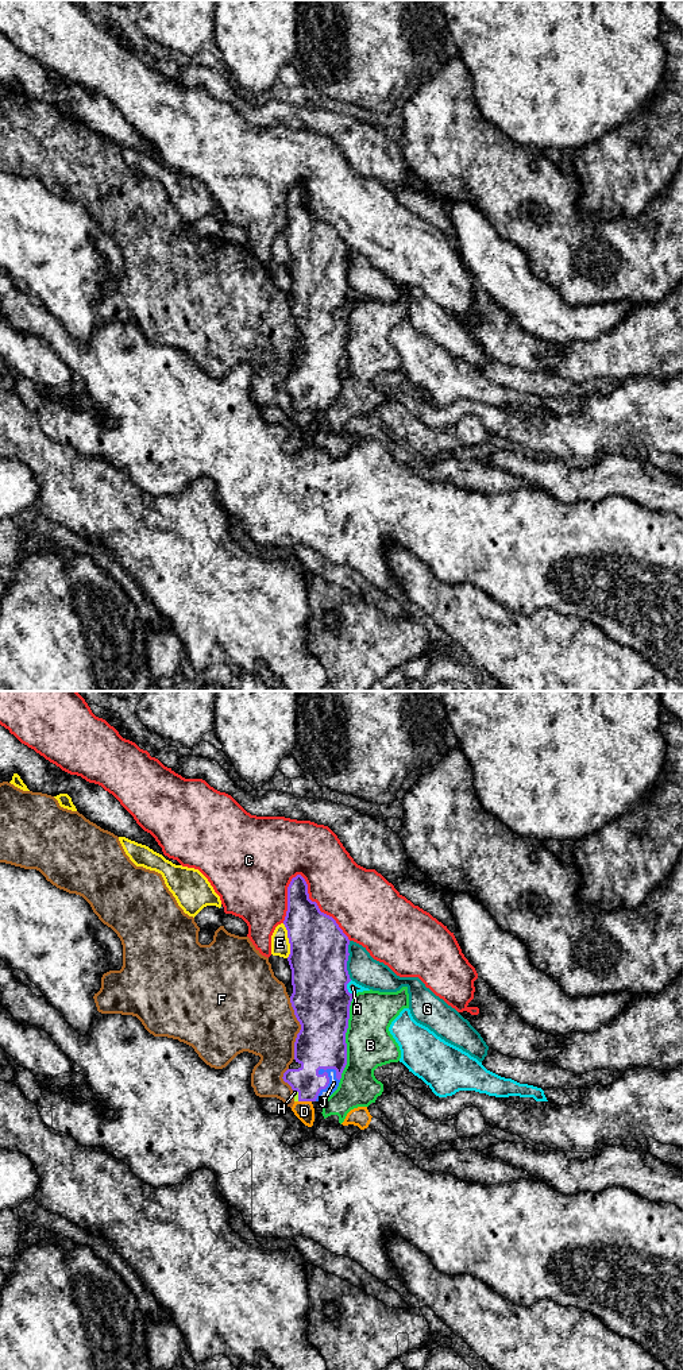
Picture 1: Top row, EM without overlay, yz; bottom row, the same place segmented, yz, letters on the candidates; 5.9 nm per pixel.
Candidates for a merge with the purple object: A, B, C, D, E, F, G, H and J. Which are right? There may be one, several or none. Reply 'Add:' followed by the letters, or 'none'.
Add: H, J

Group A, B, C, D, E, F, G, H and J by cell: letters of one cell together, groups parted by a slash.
A / B / C / D F / E / G / H J

